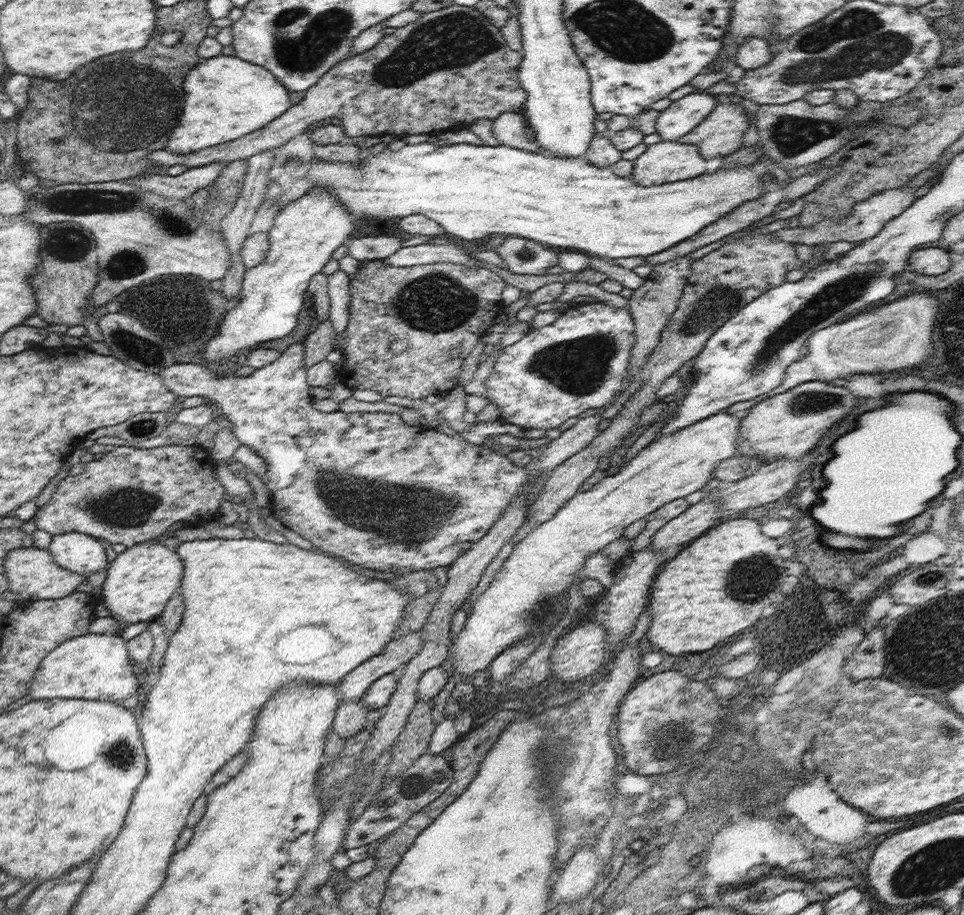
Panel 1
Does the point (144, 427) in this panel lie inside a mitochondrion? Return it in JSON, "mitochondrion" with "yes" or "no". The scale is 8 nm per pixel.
{"mitochondrion":"yes"}

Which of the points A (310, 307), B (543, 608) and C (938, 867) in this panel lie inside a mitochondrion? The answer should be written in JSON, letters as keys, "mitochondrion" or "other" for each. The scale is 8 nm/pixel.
{"A":"other","B":"mitochondrion","C":"mitochondrion"}

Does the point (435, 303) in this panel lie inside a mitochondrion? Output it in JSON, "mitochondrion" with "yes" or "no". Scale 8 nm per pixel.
{"mitochondrion":"yes"}

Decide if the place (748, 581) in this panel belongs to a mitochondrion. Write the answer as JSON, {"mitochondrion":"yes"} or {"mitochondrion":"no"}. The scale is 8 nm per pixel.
{"mitochondrion":"yes"}

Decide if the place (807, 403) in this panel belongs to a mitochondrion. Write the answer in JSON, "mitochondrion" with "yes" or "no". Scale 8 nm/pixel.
{"mitochondrion":"yes"}

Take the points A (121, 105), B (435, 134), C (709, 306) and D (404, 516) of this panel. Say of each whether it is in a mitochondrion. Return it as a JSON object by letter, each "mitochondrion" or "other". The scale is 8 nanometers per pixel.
{"A":"mitochondrion","B":"other","C":"mitochondrion","D":"mitochondrion"}

